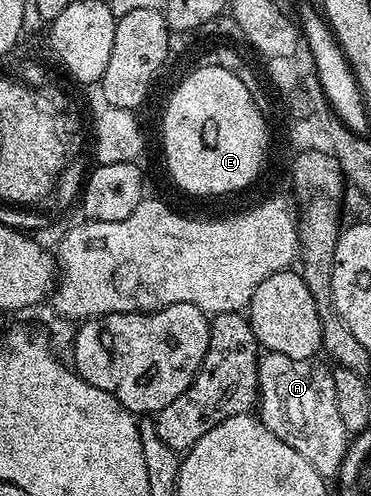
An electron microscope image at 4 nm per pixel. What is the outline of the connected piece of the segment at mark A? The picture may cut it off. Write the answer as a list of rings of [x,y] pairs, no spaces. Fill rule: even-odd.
[[[265,352],[259,359],[258,418],[279,440],[310,461],[320,476],[332,479],[340,471],[350,433],[339,416],[333,370],[317,361]]]

